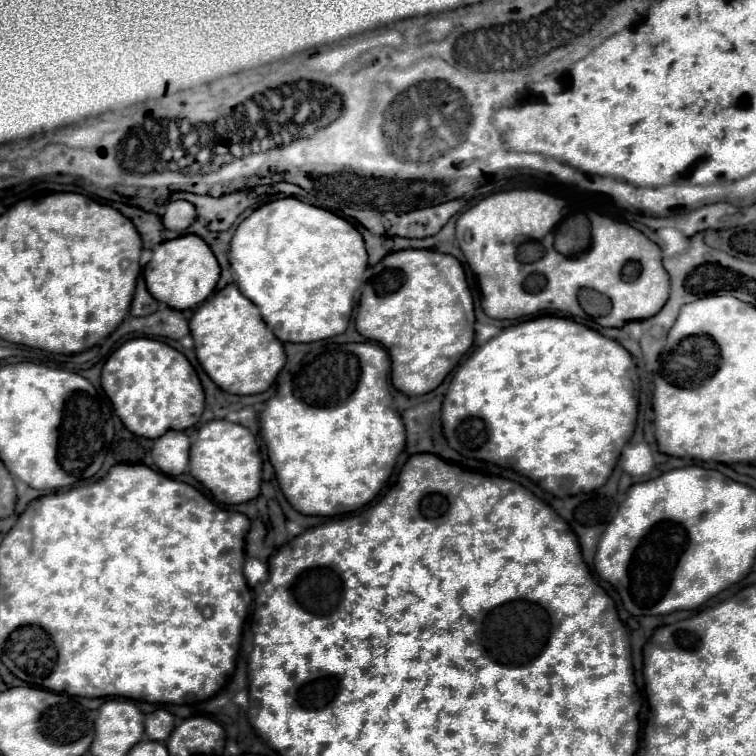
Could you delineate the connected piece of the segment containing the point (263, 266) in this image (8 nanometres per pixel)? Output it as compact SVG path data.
M281 198L259 206L237 226L231 238L229 262L237 274L239 290L261 310L265 324L281 342L317 342L345 332L355 290L367 268L367 252L361 234L351 222L297 198Z

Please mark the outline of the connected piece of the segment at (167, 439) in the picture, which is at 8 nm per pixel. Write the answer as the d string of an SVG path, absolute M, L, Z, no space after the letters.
M167 430L161 438L155 440L151 450L153 462L167 476L179 476L185 472L189 462L189 438L185 432Z

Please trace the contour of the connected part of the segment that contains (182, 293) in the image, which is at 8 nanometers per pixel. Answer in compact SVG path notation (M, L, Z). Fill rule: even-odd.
M185 234L153 248L151 262L143 268L147 290L159 302L165 302L173 310L187 310L201 304L219 280L219 264L205 240L195 234Z

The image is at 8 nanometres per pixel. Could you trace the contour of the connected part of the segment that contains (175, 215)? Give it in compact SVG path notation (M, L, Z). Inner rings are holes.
M177 200L177 202L169 202L167 204L167 212L163 216L163 224L167 230L179 232L183 234L197 218L197 210L193 204L185 202L185 200Z

